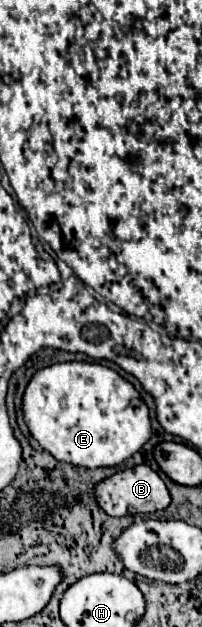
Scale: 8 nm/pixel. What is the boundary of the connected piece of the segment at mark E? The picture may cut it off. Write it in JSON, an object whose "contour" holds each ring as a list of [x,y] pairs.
{"contour":[[[64,362],[36,372],[24,392],[24,420],[56,460],[82,468],[118,466],[152,438],[150,412],[138,390],[118,372],[92,362]]]}

